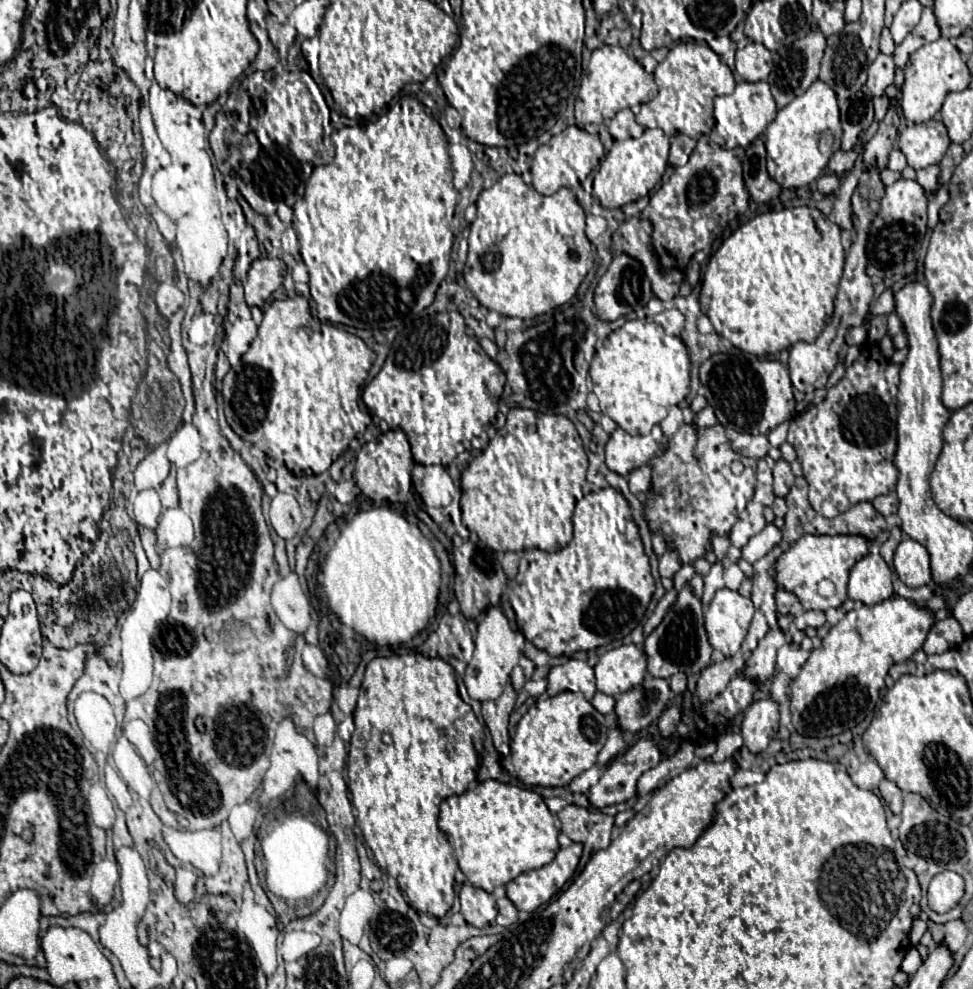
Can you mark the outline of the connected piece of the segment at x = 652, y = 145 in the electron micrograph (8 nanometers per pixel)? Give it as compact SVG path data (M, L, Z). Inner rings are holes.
M646 129L638 139L614 141L598 173L594 175L594 195L606 209L624 207L632 201L638 201L640 197L646 197L648 191L662 179L666 165L668 165L668 137L664 135L662 129Z

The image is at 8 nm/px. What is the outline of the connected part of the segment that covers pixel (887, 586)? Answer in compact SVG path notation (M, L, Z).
M880 553L864 555L850 571L848 597L852 601L862 601L866 605L880 603L892 597L892 573Z

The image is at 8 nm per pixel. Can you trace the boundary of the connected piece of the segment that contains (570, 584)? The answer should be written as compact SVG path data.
M606 487L606 489L600 489L596 493L590 493L586 497L582 497L578 503L576 503L576 509L574 509L574 539L560 551L554 551L554 553L548 553L548 551L540 551L540 549L528 549L522 553L520 557L520 567L518 567L518 575L516 579L510 583L512 587L512 595L510 595L510 603L512 603L512 609L516 613L516 623L520 627L520 631L524 633L524 637L534 643L538 649L546 651L548 655L552 657L558 657L558 655L572 655L576 651L590 651L590 649L596 649L600 645L608 645L610 641L616 641L616 639L622 639L626 637L644 617L646 613L646 607L652 599L652 593L654 593L654 579L650 575L650 563L648 563L648 557L644 553L644 547L642 547L642 541L640 541L640 535L638 535L638 527L634 525L632 521L632 511L628 507L628 501L622 497L620 491L612 489L612 487Z

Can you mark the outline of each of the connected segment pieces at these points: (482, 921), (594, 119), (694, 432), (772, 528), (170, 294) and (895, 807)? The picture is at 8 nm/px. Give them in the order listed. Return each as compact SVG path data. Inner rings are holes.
M468 881L462 883L462 889L458 893L460 899L460 913L464 915L464 919L468 923L472 923L474 927L486 927L490 923L494 923L498 909L496 909L496 901L490 893L486 893L484 889L472 887Z
M602 45L592 51L588 71L582 77L582 87L576 99L576 121L580 125L588 123L602 123L604 119L612 119L618 111L634 105L642 105L658 95L658 85L654 83L654 77L644 71L644 67L628 57L628 53L622 47Z
M682 423L678 431L668 437L666 449L656 453L648 461L648 465L652 469L652 481L644 499L644 519L650 527L650 533L660 533L666 541L666 549L676 551L680 563L688 565L694 565L696 559L704 557L704 553L712 549L714 533L728 537L732 525L738 519L738 511L746 507L756 487L756 461L732 451L720 423L716 423L714 427L696 427L694 423ZM734 461L742 461L744 465L744 471L740 475L734 475L730 469Z
M766 525L758 535L754 535L748 545L742 549L742 555L748 563L754 563L756 559L760 559L762 555L766 555L774 545L778 545L782 539L782 533L776 525Z
M164 281L156 289L156 305L162 317L170 319L184 303L184 293L174 285L174 281Z
M882 779L878 789L880 789L880 795L882 795L884 803L888 805L888 809L898 815L902 811L902 791L898 789L898 785L888 779Z

